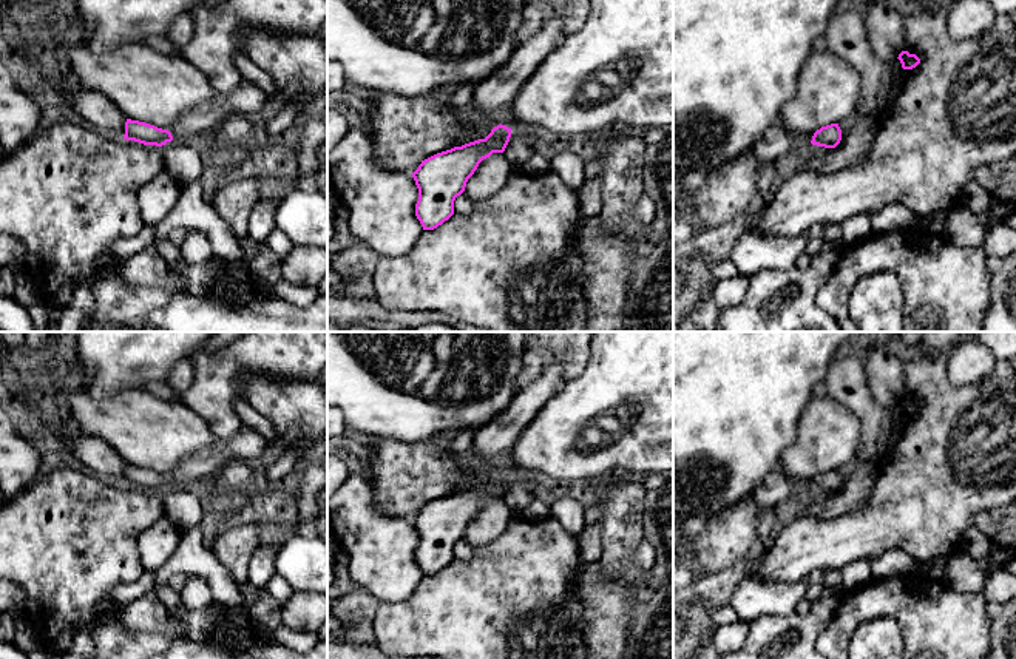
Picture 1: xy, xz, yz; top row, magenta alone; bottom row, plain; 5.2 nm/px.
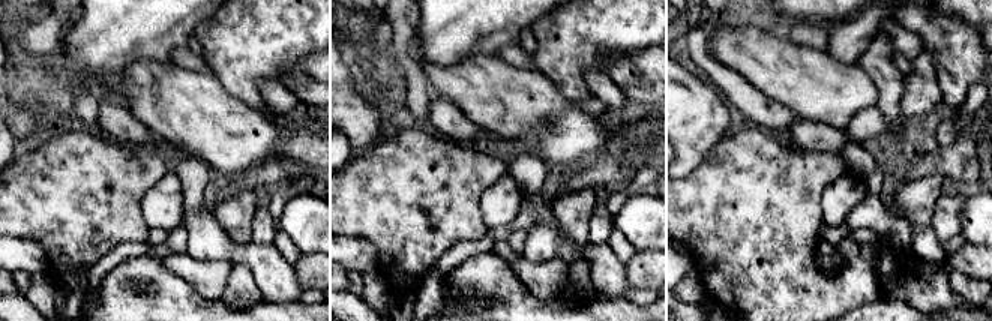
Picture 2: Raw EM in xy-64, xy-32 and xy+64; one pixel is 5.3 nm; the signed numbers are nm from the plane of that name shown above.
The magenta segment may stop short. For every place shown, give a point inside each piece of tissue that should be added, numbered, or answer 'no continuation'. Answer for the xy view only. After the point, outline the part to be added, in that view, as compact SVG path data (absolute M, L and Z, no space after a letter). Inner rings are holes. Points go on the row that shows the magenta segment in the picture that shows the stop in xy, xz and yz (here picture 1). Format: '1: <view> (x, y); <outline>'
1: xy (247, 99); M242 79L236 91L222 93L210 105L191 108L168 131L173 140L195 142L201 134L215 130L232 113L253 114L261 111L267 99L267 94L261 88Z

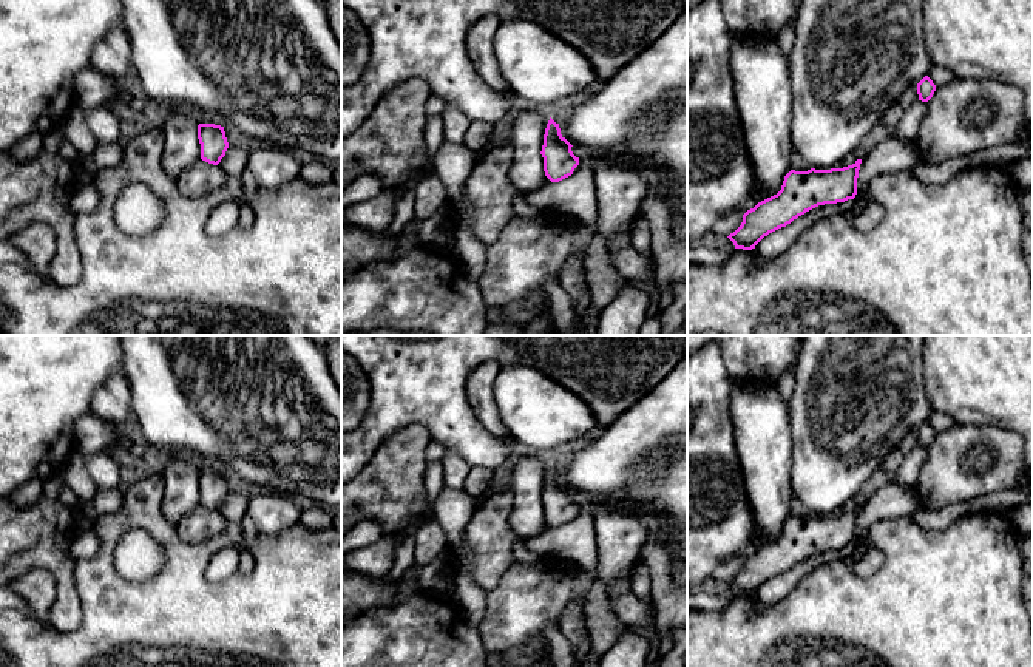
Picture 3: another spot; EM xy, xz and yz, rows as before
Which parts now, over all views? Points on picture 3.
no continuation

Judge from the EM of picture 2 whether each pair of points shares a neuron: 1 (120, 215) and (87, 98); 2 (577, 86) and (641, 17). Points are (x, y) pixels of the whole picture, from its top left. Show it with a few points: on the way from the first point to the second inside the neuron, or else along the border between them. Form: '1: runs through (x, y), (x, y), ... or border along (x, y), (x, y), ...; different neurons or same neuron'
1: border along (81, 126), (101, 134); different neurons
2: runs through (578, 65), (620, 23); same neuron

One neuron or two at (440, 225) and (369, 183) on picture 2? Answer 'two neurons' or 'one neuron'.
one neuron

